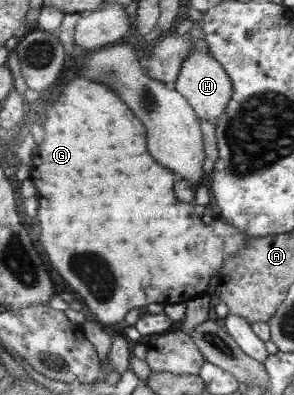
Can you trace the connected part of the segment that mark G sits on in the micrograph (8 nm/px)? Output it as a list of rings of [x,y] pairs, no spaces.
[[[73,79],[71,83],[67,83],[63,87],[57,103],[51,105],[51,111],[47,113],[47,123],[43,125],[43,129],[45,129],[45,137],[33,155],[31,175],[45,181],[47,185],[53,185],[53,189],[45,197],[39,197],[39,215],[37,215],[39,227],[41,227],[39,241],[43,243],[43,249],[49,255],[47,263],[49,261],[53,263],[53,267],[63,277],[63,281],[67,281],[67,285],[73,291],[77,291],[77,295],[83,297],[89,311],[97,317],[97,322],[111,333],[124,325],[125,315],[131,307],[144,310],[145,305],[149,305],[149,303],[163,303],[163,305],[186,303],[190,299],[205,294],[211,282],[219,281],[219,272],[221,272],[227,256],[239,252],[245,246],[245,242],[251,240],[249,235],[239,233],[231,223],[227,223],[220,217],[216,217],[210,225],[203,223],[201,217],[195,212],[194,203],[177,201],[177,197],[173,193],[175,173],[171,173],[167,167],[163,171],[163,165],[159,165],[155,159],[151,159],[151,155],[147,153],[147,147],[145,147],[143,123],[125,107],[123,101],[119,101],[119,97],[115,97],[115,93],[111,93],[103,85],[97,85],[87,79]]]

